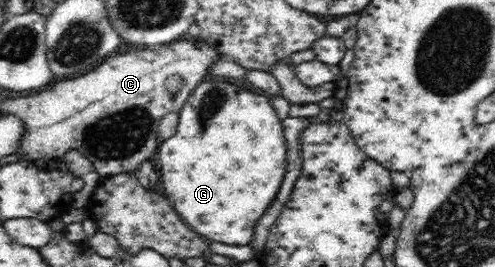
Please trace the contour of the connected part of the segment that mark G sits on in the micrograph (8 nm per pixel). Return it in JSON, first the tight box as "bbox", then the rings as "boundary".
{"bbox":[158,80,287,245],"boundary":[[[220,80],[201,82],[187,98],[179,111],[175,135],[161,143],[158,152],[161,167],[161,189],[173,204],[175,211],[211,242],[227,245],[247,245],[254,237],[257,219],[265,213],[267,205],[275,199],[285,169],[287,145],[283,137],[282,121],[270,99],[252,93],[236,84]]]}

